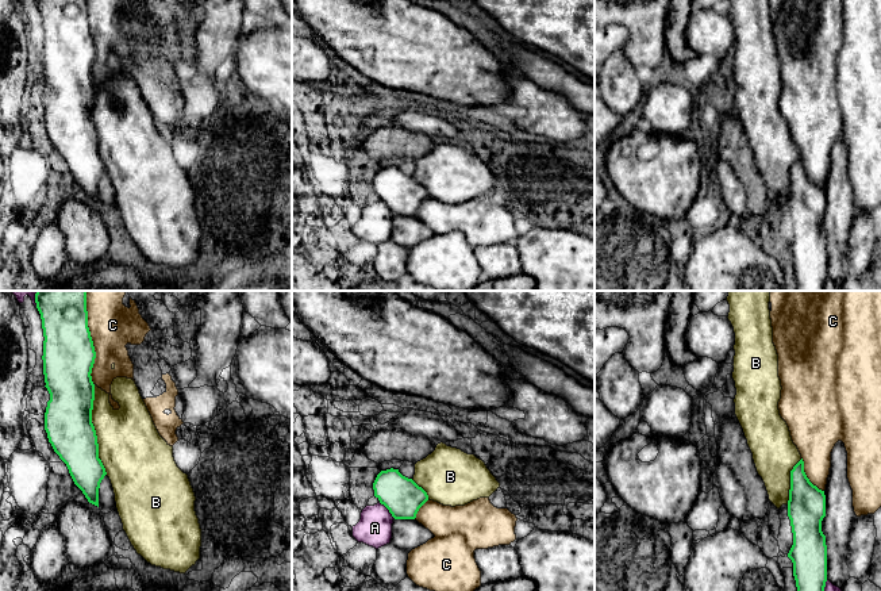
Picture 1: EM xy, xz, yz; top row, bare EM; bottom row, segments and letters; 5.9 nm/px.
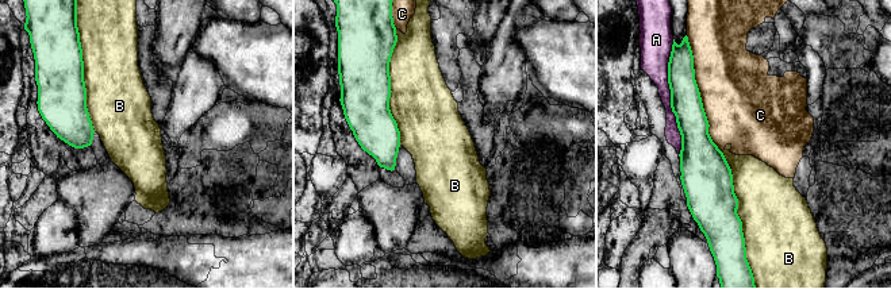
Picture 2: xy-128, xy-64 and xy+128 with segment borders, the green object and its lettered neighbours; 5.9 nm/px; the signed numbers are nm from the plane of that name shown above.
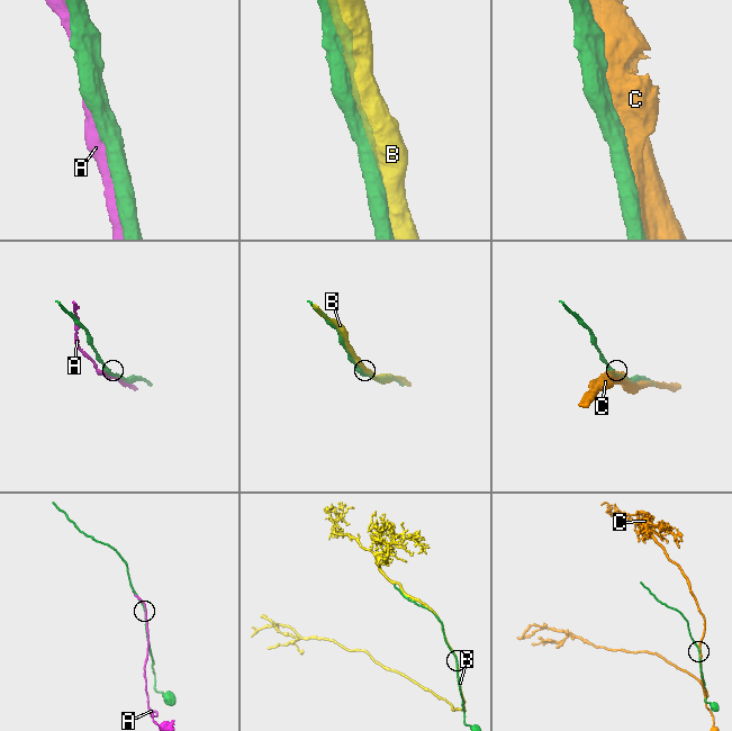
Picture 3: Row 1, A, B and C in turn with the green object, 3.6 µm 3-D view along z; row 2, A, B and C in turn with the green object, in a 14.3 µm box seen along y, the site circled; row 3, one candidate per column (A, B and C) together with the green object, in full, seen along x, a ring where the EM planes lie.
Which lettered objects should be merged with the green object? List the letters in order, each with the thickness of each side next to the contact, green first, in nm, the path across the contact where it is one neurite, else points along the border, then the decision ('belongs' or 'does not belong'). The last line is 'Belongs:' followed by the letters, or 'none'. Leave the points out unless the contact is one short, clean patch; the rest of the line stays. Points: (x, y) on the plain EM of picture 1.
A: calibres 220 and 200 nm; does not belong
B: calibres 280 and 380 nm; belongs
C: calibres 300 and 280 nm; does not belong
Belongs: B

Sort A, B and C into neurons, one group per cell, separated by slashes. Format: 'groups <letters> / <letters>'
groups A / B / C

